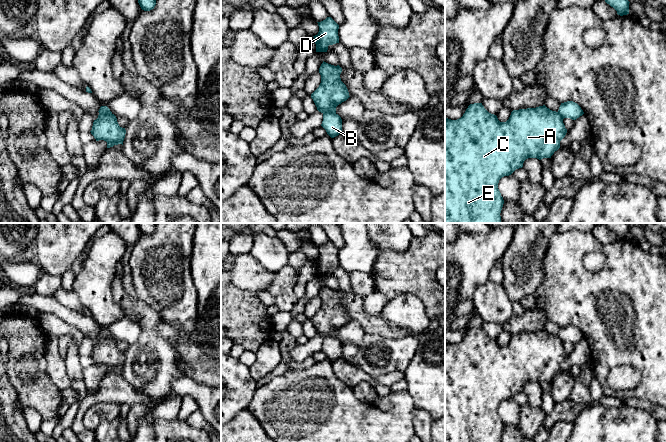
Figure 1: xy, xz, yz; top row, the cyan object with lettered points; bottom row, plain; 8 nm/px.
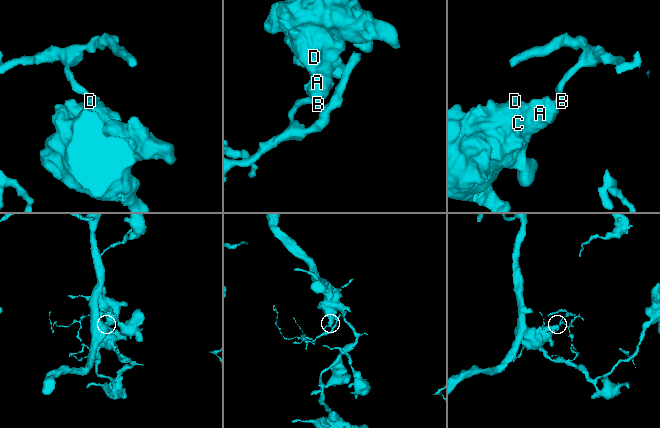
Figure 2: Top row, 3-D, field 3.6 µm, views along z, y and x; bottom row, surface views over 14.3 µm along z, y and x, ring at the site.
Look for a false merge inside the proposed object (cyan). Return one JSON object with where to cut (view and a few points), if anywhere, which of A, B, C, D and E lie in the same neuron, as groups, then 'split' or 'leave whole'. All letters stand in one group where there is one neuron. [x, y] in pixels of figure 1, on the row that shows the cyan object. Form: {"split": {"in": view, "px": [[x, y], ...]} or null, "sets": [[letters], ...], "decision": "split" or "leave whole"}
{"split": {"in": "xy", "px": [[99, 112], [111, 114]]}, "sets": [["A", "C", "D", "E"], ["B"]], "decision": "split"}

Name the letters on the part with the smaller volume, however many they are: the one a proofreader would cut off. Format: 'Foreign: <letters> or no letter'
Foreign: B

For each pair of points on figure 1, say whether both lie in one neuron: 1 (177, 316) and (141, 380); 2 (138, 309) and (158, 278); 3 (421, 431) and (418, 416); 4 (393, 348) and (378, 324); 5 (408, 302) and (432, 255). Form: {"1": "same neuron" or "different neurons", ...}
{"1": "different neurons", "2": "different neurons", "3": "same neuron", "4": "different neurons", "5": "different neurons"}

